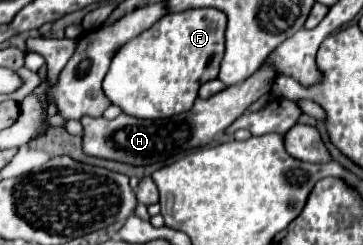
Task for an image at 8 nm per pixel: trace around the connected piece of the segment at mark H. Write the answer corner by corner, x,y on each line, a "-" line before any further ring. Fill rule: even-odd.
262,63
258,73
252,73
246,81
226,87
220,93
212,95
210,99
196,99
192,109
188,113
178,113
170,119
158,119
158,121
148,121
148,119
136,119
126,113
118,115
116,119
108,121
104,117
82,117
84,125
84,153
92,157
102,157
102,159
112,159
120,163
130,163
130,165
150,165
150,163
170,163
172,157
208,145
218,133
224,133
226,127
230,127
246,109
260,99
264,93
270,91
272,83
276,79
276,71
272,65

